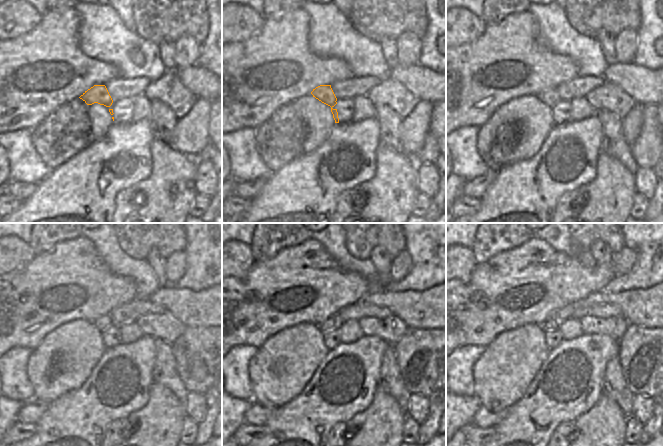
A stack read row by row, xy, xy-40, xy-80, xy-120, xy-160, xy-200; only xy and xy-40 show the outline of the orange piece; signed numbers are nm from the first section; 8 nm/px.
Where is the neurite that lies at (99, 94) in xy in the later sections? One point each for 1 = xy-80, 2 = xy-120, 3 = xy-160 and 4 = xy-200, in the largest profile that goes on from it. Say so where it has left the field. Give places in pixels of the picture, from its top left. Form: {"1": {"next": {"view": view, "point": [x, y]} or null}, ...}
{"1": {"next": {"view": "xy-80", "point": [551, 98]}}, "2": {"next": {"view": "xy-120", "point": [104, 323]}}, "3": {"next": {"view": "xy-160", "point": [329, 329]}}, "4": {"next": {"view": "xy-200", "point": [553, 337]}}}

